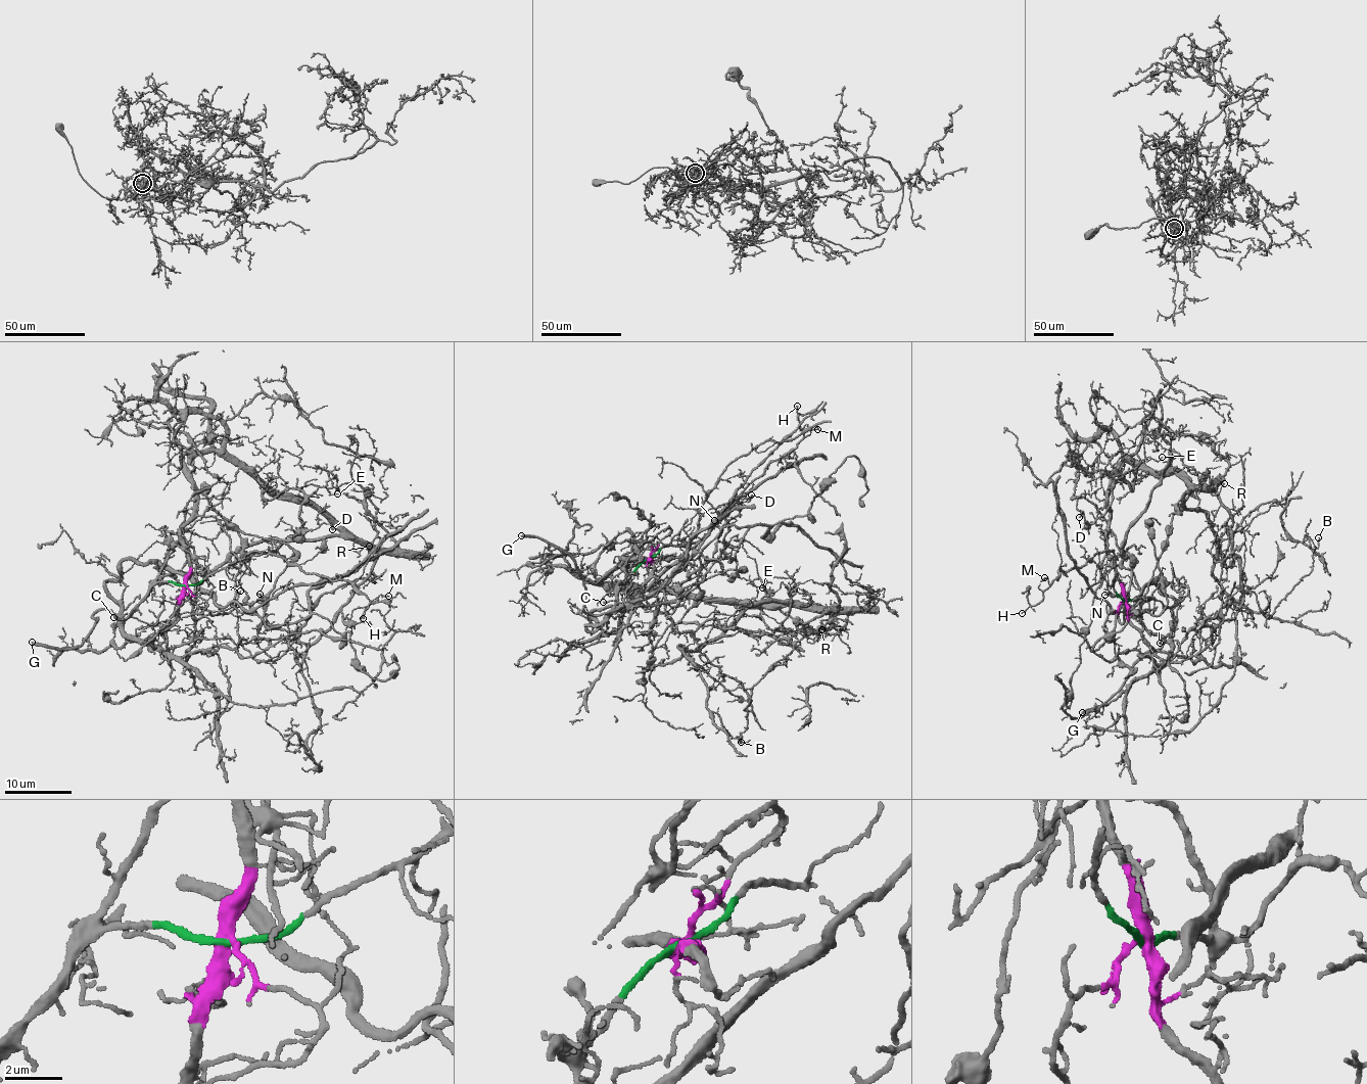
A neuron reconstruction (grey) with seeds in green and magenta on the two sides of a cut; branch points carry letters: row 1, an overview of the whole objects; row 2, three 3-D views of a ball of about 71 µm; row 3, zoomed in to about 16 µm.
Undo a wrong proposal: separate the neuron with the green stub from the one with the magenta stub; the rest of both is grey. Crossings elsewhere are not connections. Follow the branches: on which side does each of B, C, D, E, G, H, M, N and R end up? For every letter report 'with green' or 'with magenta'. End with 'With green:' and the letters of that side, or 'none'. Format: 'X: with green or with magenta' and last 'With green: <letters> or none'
B: with magenta
C: with green
D: with magenta
E: with magenta
G: with green
H: with green
M: with green
N: with green
R: with magenta
With green: C, G, H, M, N

